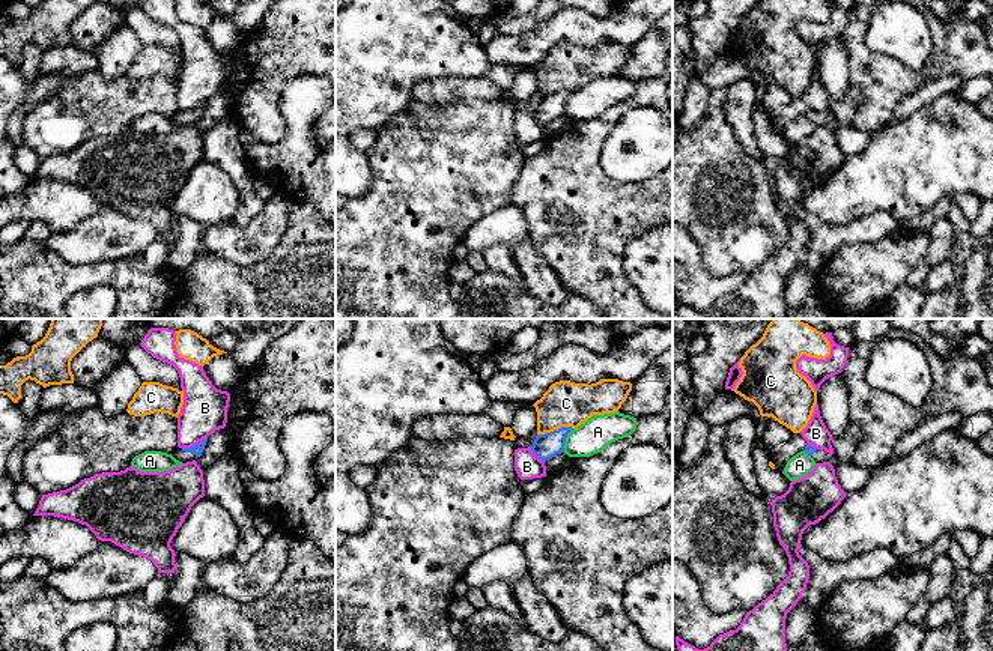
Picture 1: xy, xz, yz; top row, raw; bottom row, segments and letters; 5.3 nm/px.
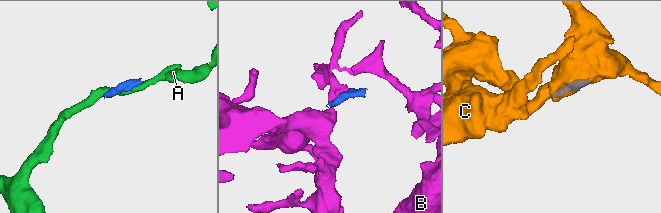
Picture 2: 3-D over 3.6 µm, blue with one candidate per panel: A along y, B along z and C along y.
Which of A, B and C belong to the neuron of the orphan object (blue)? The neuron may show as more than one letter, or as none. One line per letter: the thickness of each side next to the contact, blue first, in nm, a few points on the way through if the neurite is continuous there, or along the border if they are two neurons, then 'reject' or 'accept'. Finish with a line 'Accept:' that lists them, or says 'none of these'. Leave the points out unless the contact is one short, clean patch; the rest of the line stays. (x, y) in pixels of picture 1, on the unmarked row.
A: 140/180 nm | reject
B: 60/240 nm | along xy (206, 99), (182, 112) | reject
C: 140/240 nm | reject
Accept: none of these

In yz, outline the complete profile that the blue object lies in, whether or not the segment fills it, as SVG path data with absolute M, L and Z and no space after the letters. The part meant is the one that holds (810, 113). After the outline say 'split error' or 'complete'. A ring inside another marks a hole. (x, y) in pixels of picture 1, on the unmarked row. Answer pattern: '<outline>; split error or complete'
M806 108L803 114L811 119L815 126L829 125L832 129L838 126L838 122L834 117L826 116L824 113L817 113L815 110Z; split error

